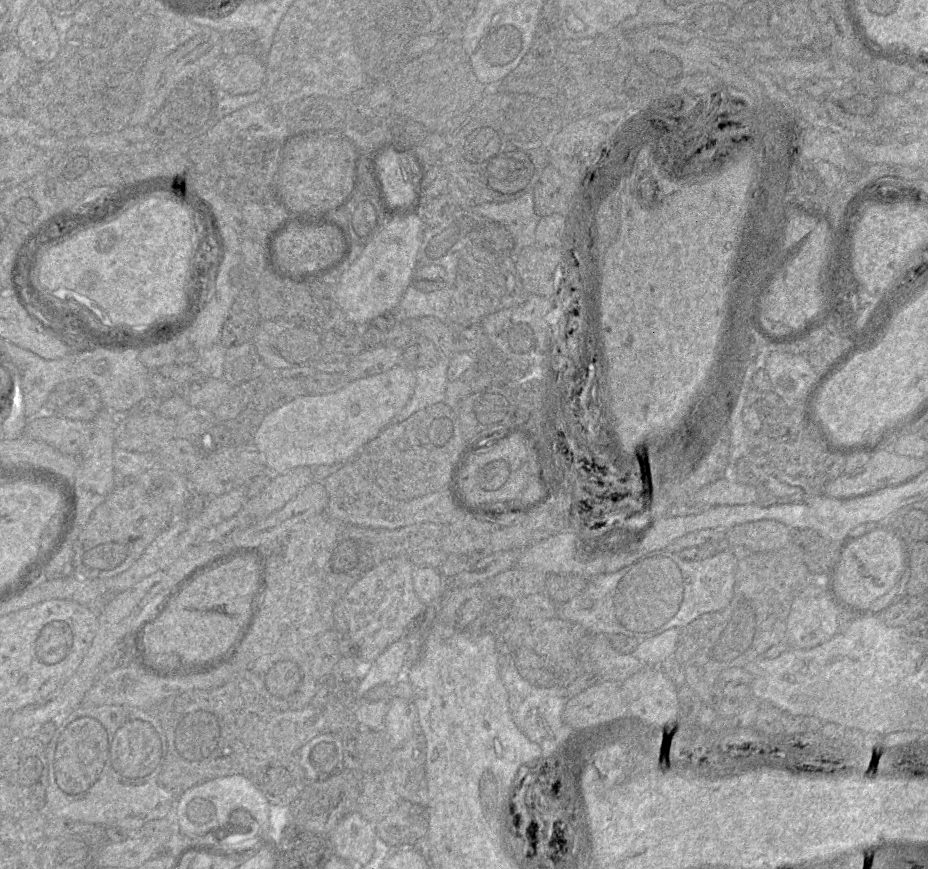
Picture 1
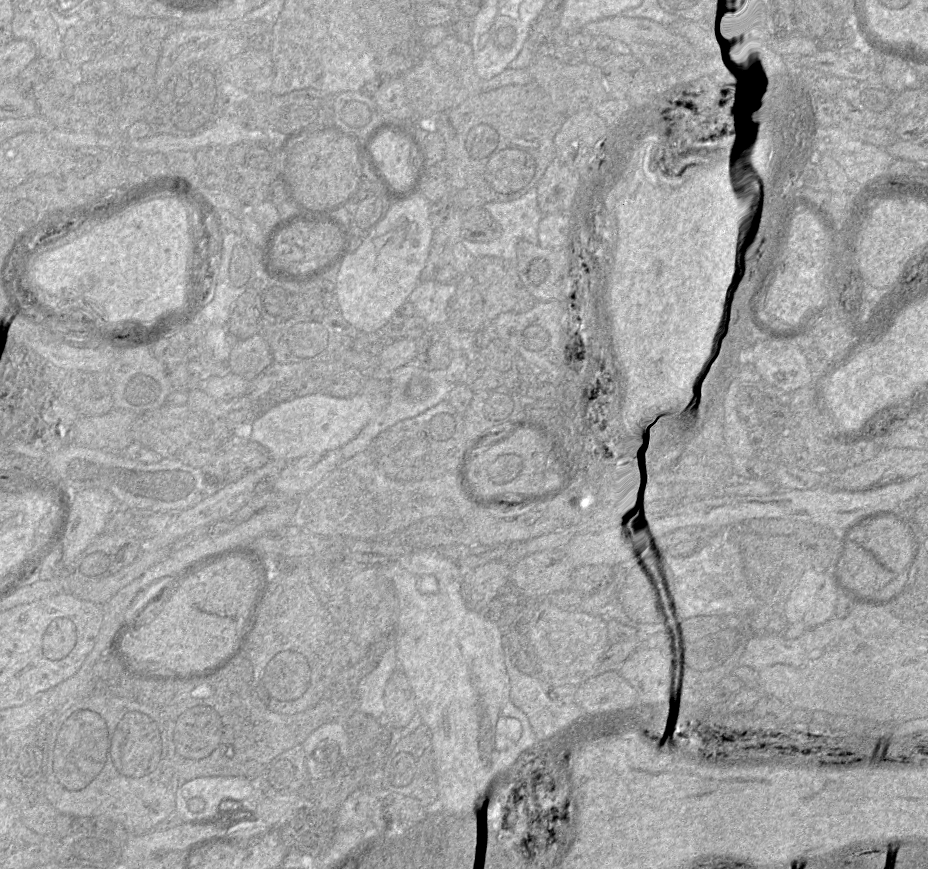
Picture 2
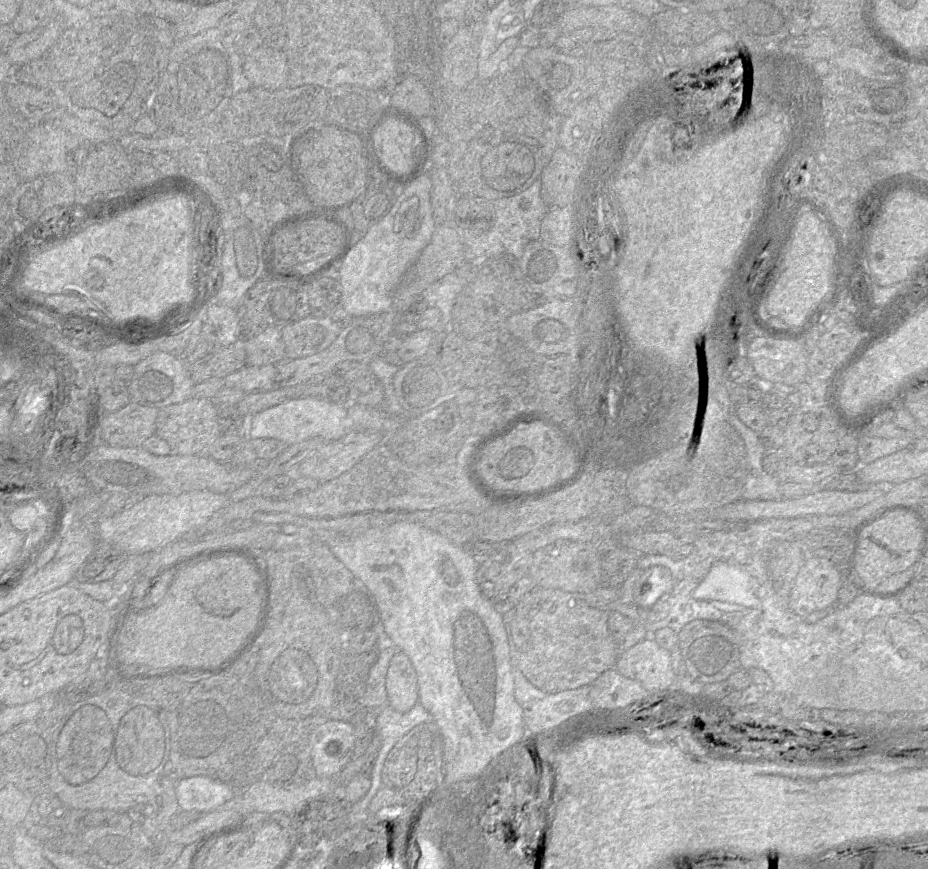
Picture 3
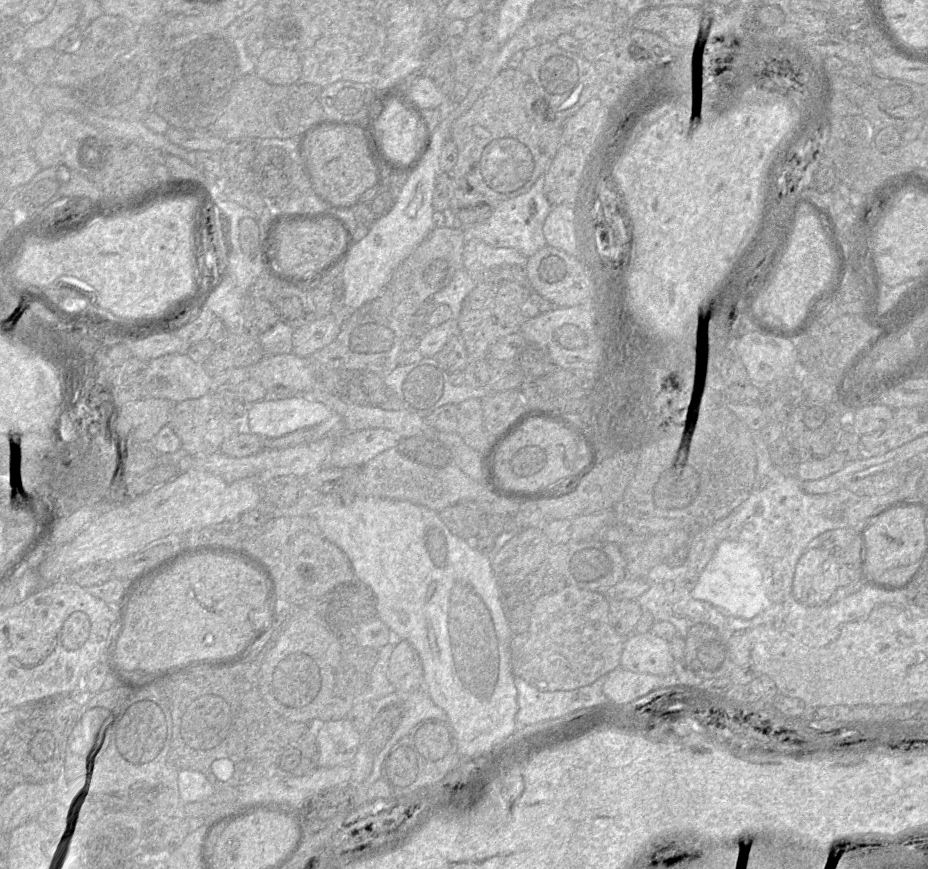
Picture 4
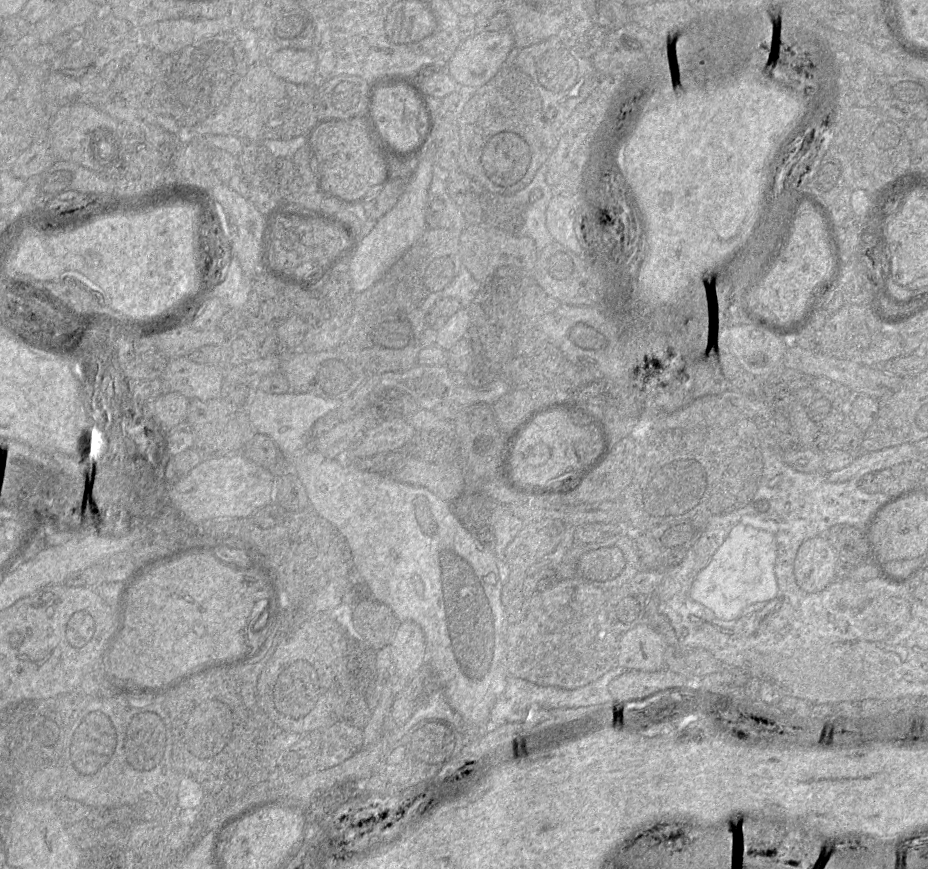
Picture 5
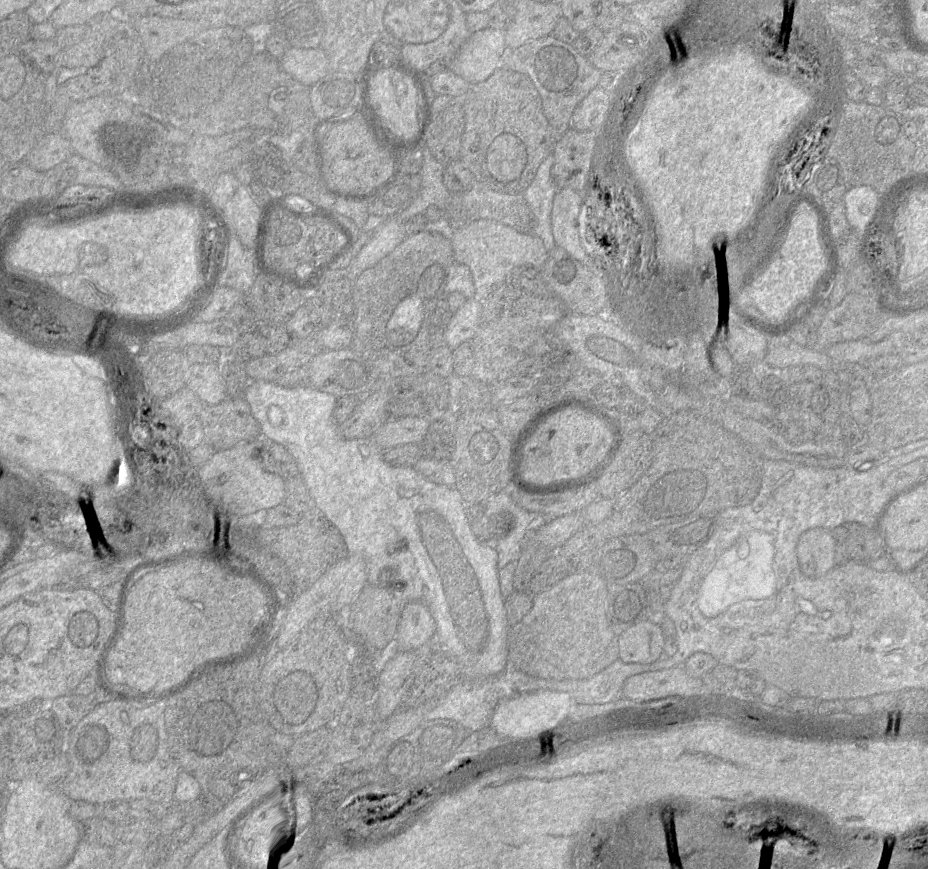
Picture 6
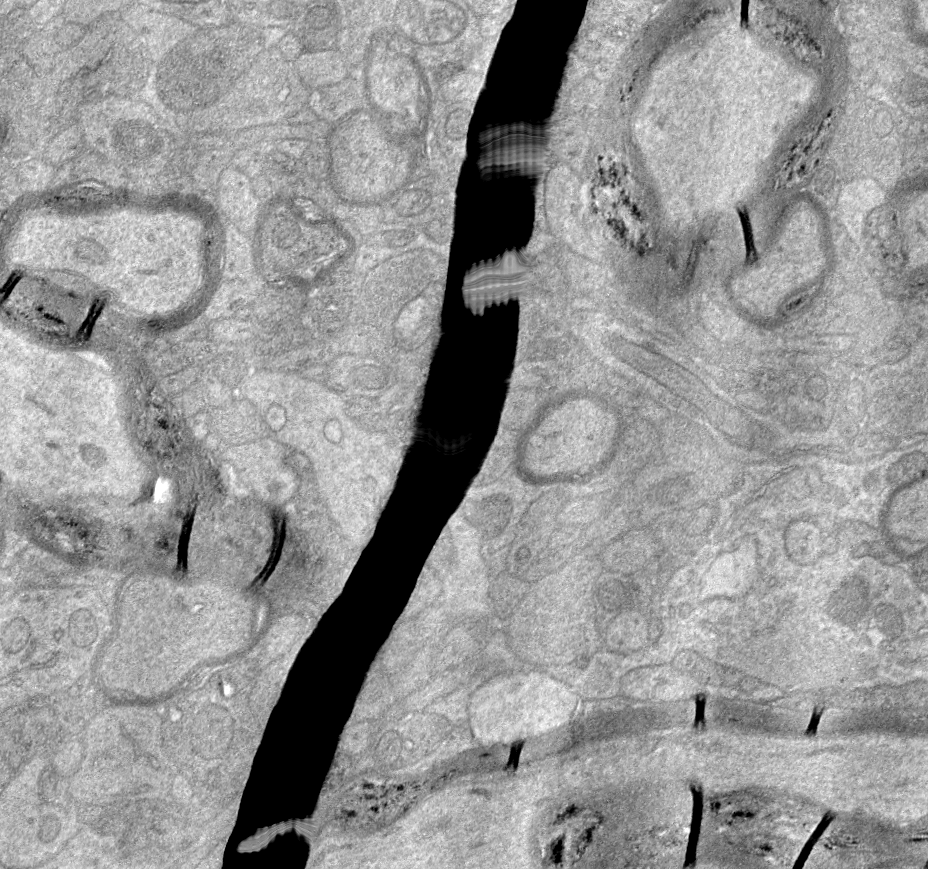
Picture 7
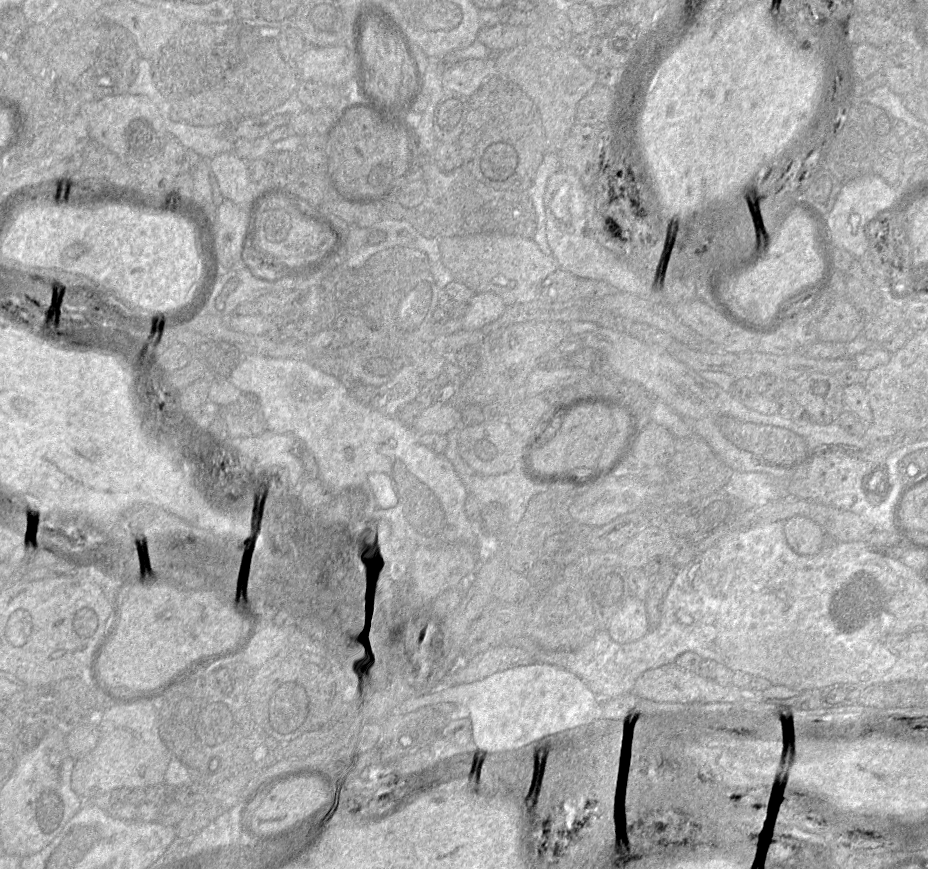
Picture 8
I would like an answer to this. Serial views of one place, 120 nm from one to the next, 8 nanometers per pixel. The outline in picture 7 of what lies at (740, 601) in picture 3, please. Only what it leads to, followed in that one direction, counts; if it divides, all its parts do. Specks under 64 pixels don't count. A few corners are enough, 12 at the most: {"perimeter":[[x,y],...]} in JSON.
{"perimeter":[[748,536],[703,578],[699,600],[743,597],[758,577]]}

